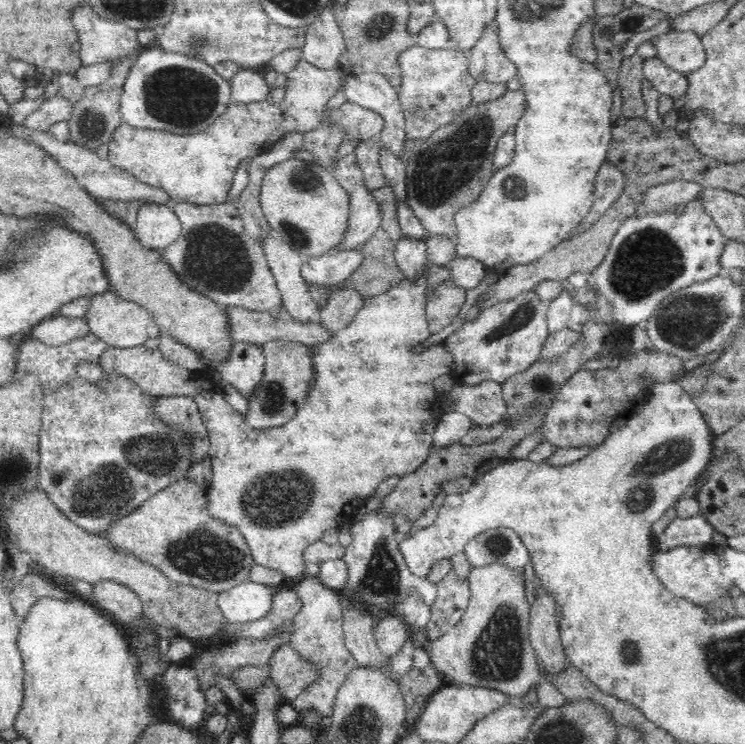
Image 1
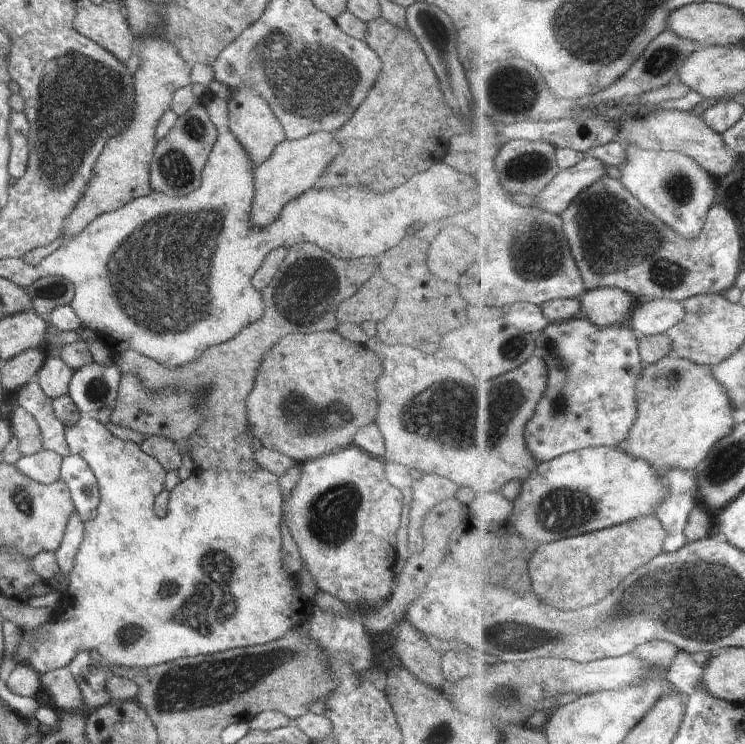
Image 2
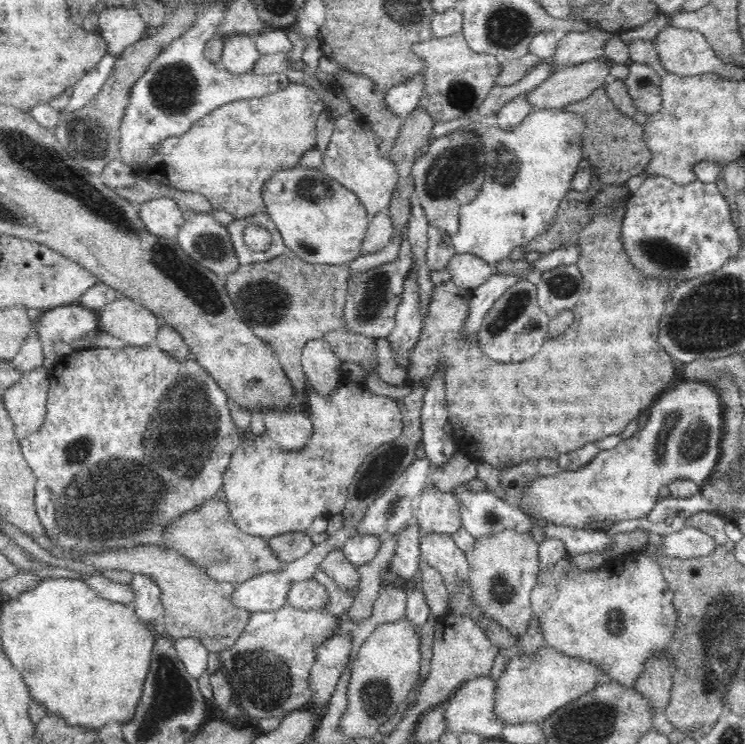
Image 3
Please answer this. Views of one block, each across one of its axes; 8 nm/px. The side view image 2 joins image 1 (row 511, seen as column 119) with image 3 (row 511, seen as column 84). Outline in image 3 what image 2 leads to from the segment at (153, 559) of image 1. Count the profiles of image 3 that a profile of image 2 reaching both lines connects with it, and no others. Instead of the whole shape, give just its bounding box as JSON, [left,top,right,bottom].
[163,497,286,585]

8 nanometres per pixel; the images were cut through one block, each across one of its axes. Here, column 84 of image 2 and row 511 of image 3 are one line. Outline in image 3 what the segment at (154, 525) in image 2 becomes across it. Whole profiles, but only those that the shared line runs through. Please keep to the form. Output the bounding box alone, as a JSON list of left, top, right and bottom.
[412,380,723,534]

